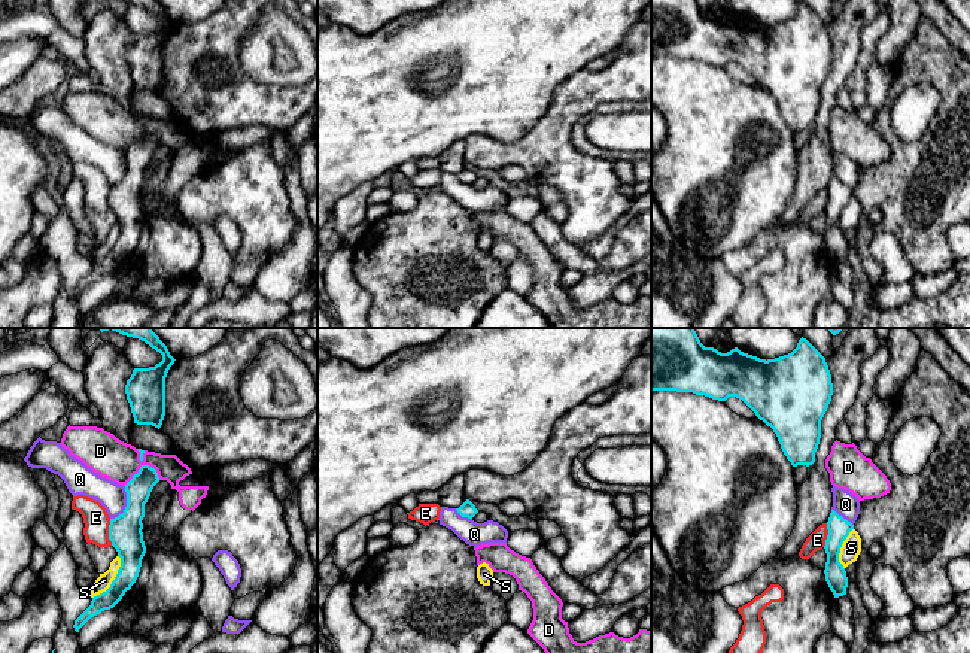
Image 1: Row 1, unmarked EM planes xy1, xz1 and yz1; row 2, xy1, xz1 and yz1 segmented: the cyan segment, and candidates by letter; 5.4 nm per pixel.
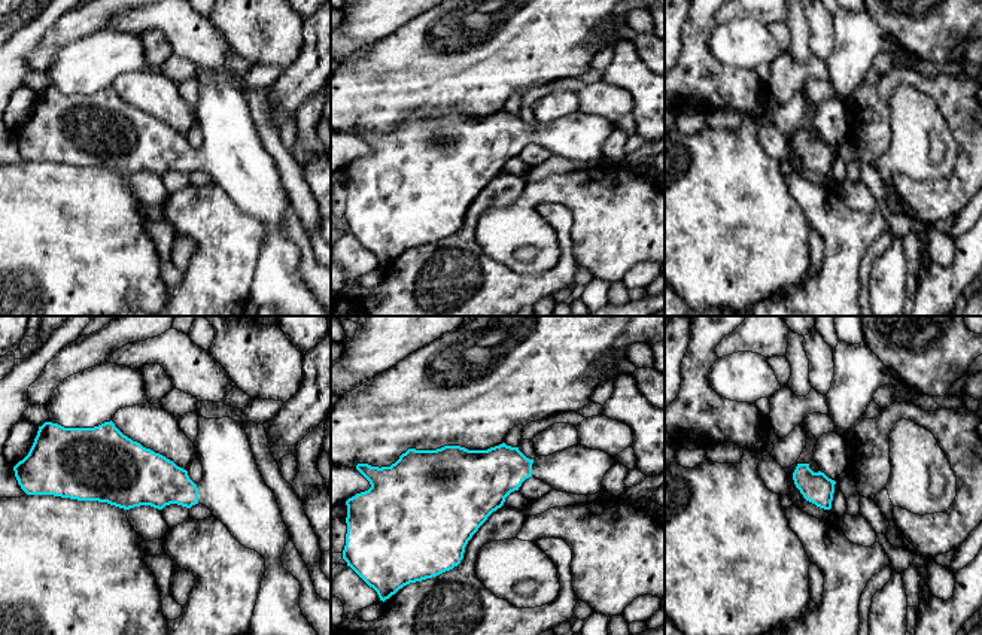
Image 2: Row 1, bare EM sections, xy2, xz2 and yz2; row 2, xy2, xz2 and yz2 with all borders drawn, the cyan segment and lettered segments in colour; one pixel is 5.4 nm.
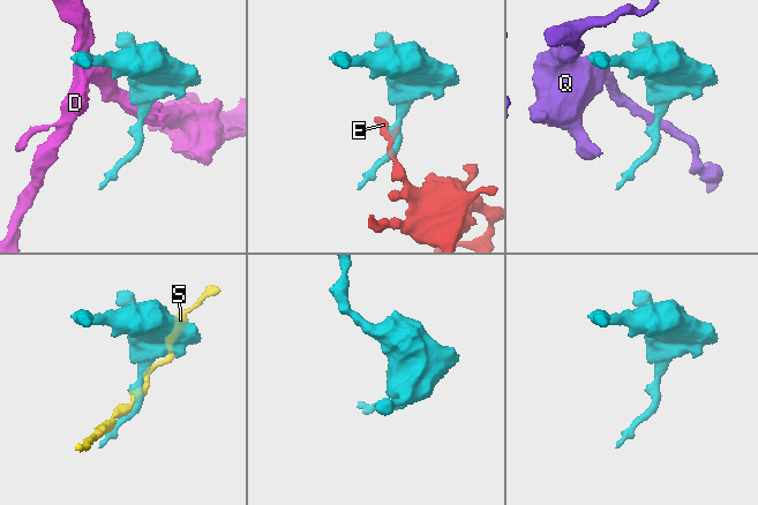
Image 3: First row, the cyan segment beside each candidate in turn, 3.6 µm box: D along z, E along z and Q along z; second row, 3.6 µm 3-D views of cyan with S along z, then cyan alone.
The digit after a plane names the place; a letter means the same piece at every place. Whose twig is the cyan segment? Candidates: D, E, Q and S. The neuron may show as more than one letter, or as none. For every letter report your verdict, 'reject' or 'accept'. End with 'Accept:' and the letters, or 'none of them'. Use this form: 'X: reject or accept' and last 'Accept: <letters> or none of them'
D: reject
E: reject
Q: reject
S: reject
Accept: none of them

